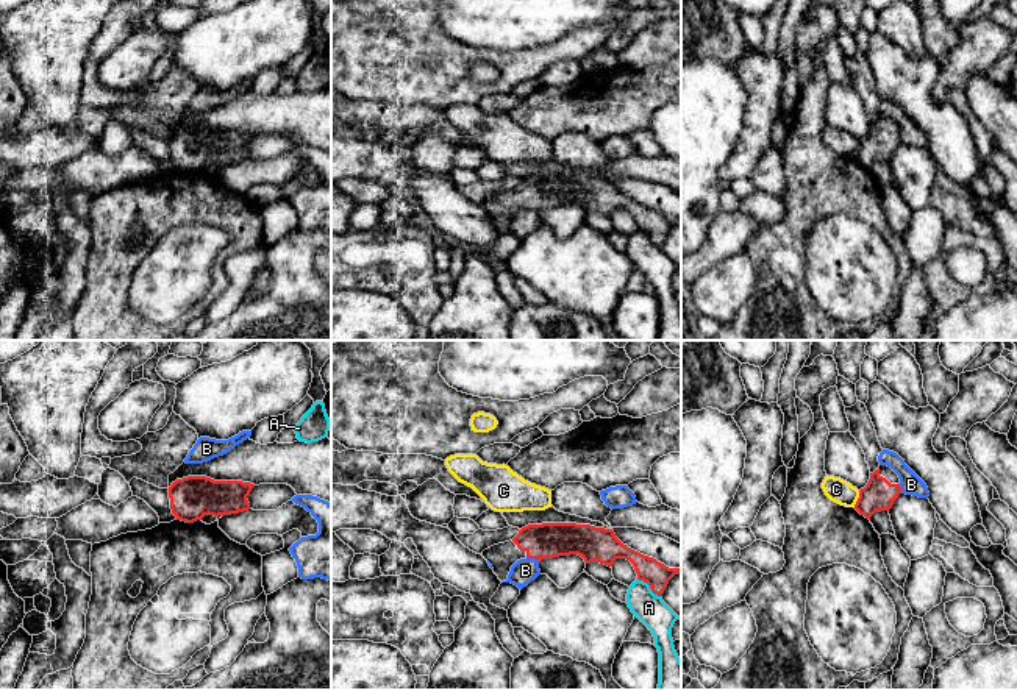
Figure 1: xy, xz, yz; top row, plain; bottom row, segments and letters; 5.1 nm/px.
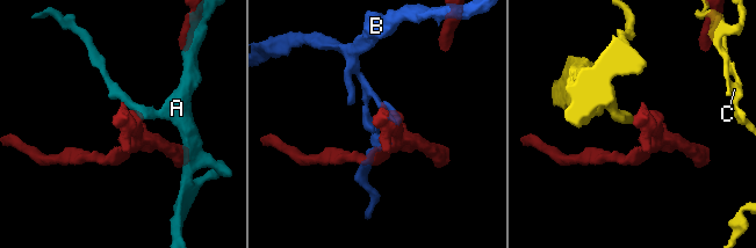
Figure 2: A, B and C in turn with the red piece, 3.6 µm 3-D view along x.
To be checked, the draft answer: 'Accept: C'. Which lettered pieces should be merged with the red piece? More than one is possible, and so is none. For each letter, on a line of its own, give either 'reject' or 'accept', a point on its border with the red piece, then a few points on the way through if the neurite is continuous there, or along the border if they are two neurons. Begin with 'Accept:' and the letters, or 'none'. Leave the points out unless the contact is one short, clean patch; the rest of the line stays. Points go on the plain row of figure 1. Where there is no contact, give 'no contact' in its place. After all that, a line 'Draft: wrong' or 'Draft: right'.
Accept: none
A: reject | xz (650, 238)
B: reject | xz (533, 208)
C: reject | yz (858, 149) | along yz (859, 141), (853, 156)
Draft: wrong

